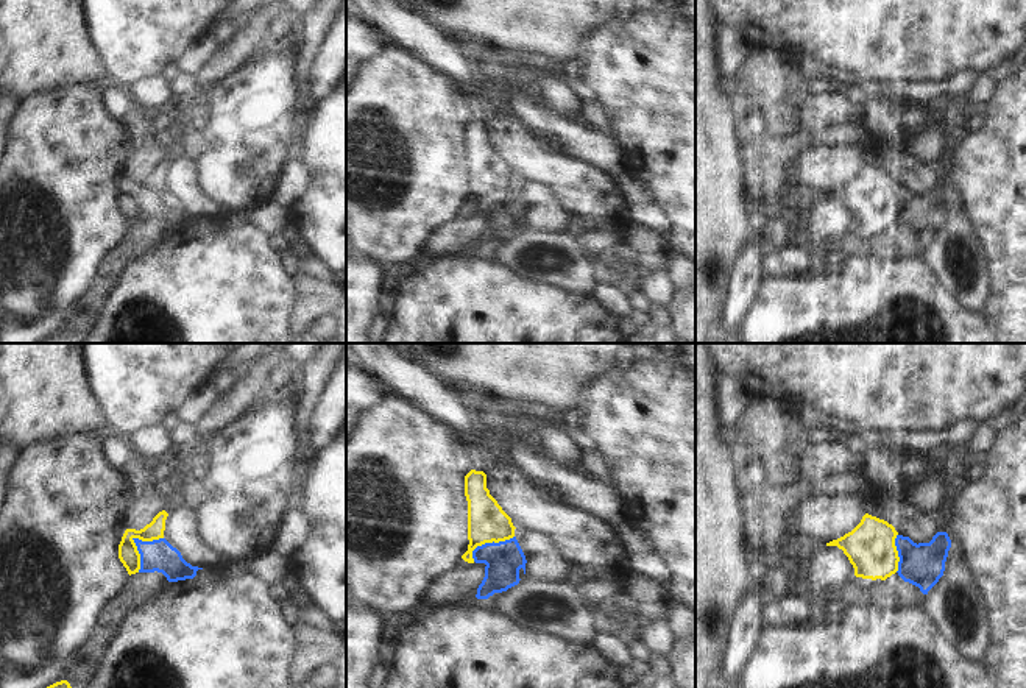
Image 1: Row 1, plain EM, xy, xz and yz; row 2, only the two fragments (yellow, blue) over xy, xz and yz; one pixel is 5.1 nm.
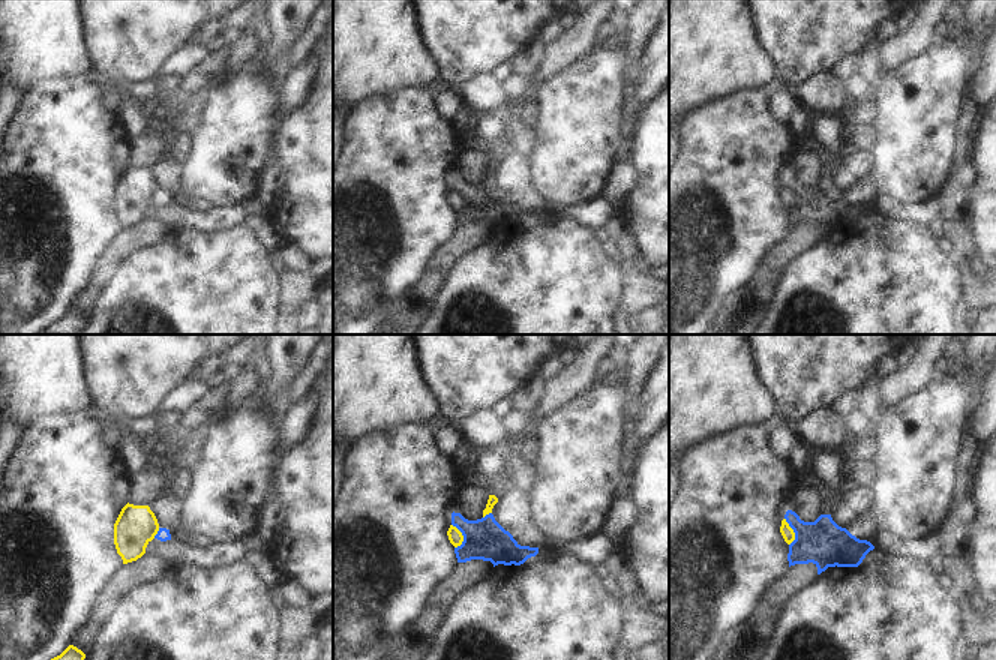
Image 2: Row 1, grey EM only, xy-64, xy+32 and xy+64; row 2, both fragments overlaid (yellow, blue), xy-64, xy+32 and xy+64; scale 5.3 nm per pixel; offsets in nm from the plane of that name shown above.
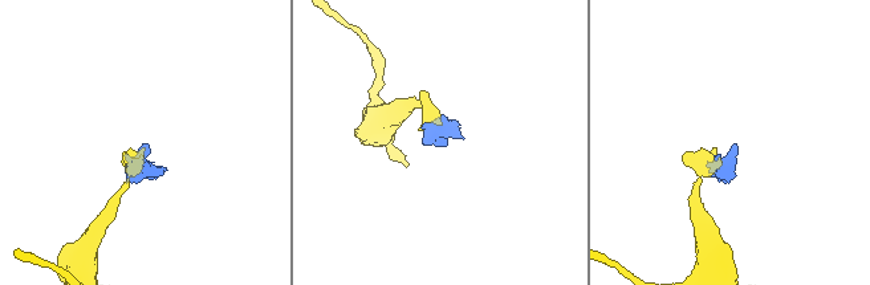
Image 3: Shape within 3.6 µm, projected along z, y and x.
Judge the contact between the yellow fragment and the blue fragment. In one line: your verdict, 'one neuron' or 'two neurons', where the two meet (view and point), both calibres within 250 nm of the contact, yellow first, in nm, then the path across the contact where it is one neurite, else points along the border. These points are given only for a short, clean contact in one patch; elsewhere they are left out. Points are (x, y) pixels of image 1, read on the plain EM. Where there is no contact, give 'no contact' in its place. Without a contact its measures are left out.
two neurons; contact xy (133, 192); calibres 110 and 160 nm; border xy (162, 187), (134, 191), (139, 205), (137, 222)

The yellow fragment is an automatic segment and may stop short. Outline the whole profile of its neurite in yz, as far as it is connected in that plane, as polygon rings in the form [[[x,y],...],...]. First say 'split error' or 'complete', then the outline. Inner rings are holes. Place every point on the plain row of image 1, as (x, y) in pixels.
complete; [[[865,164],[851,183],[826,193],[826,197],[837,197],[844,201],[856,228],[886,231],[898,222],[897,186],[892,175]]]

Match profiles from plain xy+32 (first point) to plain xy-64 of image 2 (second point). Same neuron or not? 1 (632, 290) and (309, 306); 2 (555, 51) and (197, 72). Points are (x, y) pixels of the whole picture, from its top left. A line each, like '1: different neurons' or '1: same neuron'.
1: different neurons
2: same neuron

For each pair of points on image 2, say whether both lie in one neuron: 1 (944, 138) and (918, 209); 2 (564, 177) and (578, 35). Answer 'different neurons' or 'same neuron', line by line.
1: different neurons
2: different neurons

